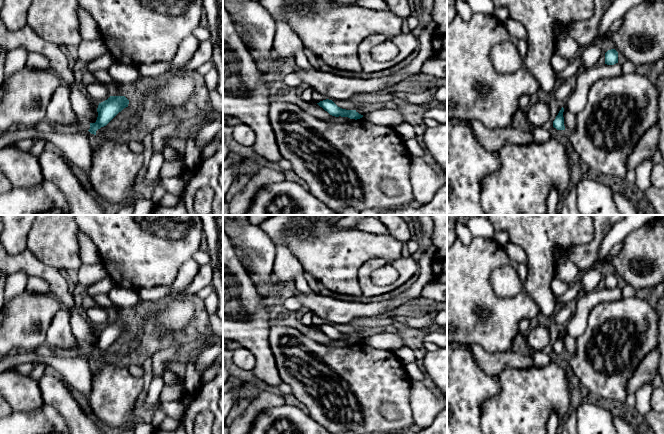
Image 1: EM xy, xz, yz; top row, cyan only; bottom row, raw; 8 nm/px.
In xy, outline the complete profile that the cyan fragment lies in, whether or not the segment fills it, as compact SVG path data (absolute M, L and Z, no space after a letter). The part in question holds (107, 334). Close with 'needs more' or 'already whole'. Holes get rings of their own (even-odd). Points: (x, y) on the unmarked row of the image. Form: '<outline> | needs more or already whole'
M110 320L99 327L98 341L95 347L81 346L81 341L76 338L76 346L61 351L54 357L46 358L34 351L11 352L7 356L0 356L0 373L17 364L46 363L67 385L84 395L91 394L92 373L89 363L95 361L96 355L106 350L119 336L128 331L129 324L125 320Z | needs more

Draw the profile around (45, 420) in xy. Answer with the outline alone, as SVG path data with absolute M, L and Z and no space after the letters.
M43 404L30 412L12 411L1 418L0 434L69 434L69 428L53 406Z

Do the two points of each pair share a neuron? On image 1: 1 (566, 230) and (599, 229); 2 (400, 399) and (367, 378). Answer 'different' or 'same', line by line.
1: different
2: same

